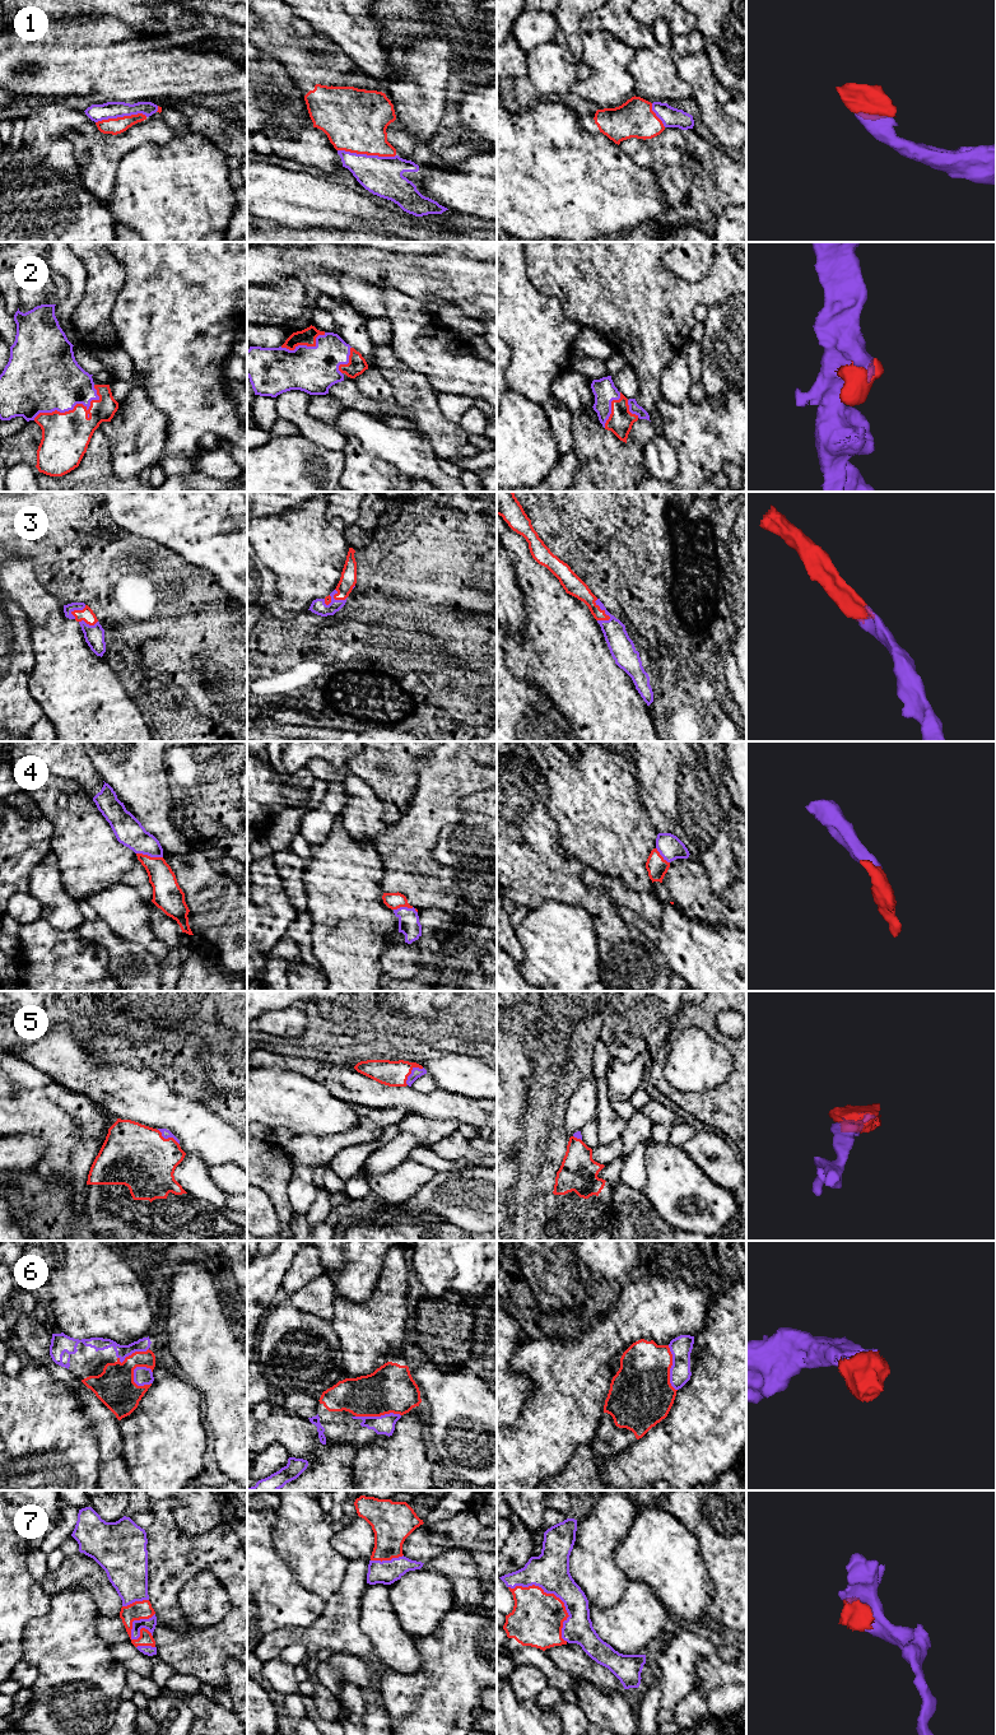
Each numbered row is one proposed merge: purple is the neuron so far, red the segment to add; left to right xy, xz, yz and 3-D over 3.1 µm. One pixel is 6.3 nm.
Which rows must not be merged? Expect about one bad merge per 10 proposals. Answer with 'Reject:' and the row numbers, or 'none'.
Reject: none

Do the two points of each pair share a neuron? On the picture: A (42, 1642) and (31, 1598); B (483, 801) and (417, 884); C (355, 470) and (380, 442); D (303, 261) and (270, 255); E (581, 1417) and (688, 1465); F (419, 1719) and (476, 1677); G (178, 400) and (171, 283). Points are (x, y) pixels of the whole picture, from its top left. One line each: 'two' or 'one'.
A: two
B: two
C: two
D: one
E: two
F: one
G: one

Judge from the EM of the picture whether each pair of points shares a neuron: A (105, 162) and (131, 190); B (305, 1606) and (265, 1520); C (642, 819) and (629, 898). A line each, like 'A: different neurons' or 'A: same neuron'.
A: different neurons
B: same neuron
C: different neurons

